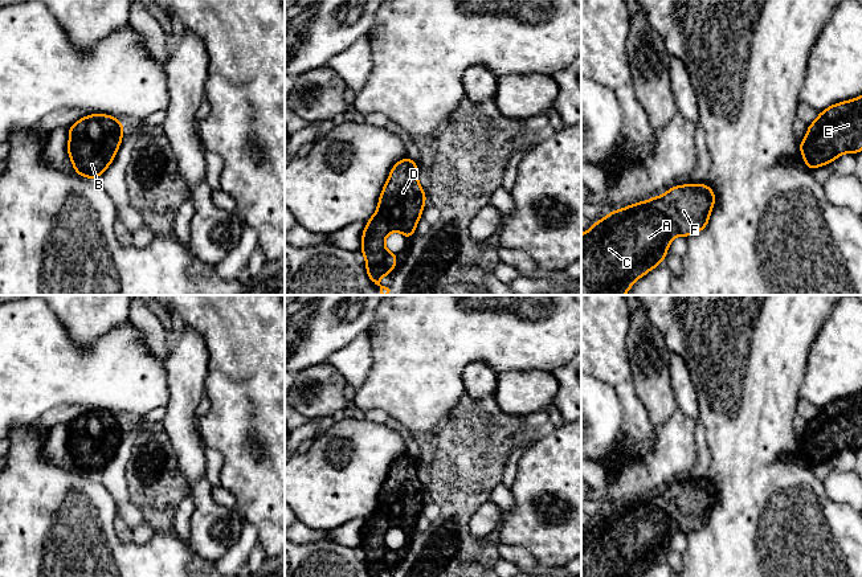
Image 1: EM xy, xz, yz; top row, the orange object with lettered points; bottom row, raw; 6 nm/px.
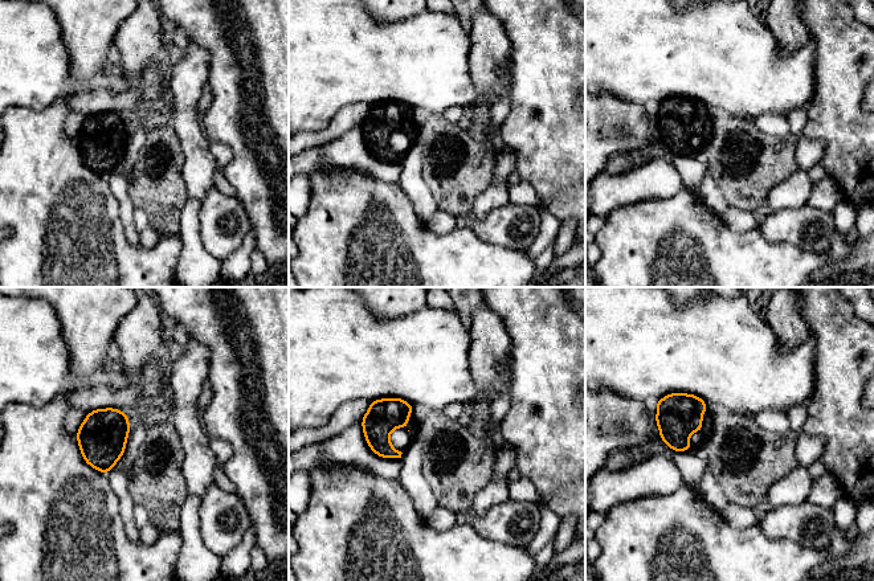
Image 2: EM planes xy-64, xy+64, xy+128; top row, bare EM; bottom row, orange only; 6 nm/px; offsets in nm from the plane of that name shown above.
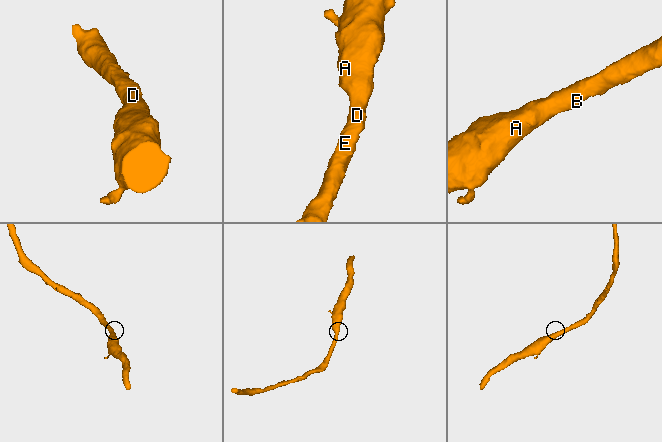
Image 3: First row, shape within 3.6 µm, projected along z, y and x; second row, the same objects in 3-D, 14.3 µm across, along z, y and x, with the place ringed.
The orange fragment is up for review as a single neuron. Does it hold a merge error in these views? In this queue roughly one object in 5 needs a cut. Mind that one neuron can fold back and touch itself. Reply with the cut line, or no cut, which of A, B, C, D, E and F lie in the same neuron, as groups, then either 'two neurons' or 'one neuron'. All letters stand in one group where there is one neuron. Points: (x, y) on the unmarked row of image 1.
cut none; groups A B C D E F; one neuron

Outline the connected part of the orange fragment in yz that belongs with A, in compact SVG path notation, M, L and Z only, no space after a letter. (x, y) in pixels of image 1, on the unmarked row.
M689 479L608 510L581 531L581 577L637 577L663 558L674 533L702 528L714 503L715 488L706 479Z

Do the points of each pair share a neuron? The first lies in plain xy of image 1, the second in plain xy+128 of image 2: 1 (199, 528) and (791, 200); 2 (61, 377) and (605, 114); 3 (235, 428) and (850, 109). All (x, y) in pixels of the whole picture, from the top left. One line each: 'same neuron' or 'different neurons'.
1: different neurons
2: different neurons
3: same neuron

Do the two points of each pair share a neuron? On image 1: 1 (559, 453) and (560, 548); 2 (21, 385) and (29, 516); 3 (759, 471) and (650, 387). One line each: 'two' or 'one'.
1: one
2: two
3: two

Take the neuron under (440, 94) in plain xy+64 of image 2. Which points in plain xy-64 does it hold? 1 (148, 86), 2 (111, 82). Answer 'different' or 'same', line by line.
1: same
2: same

